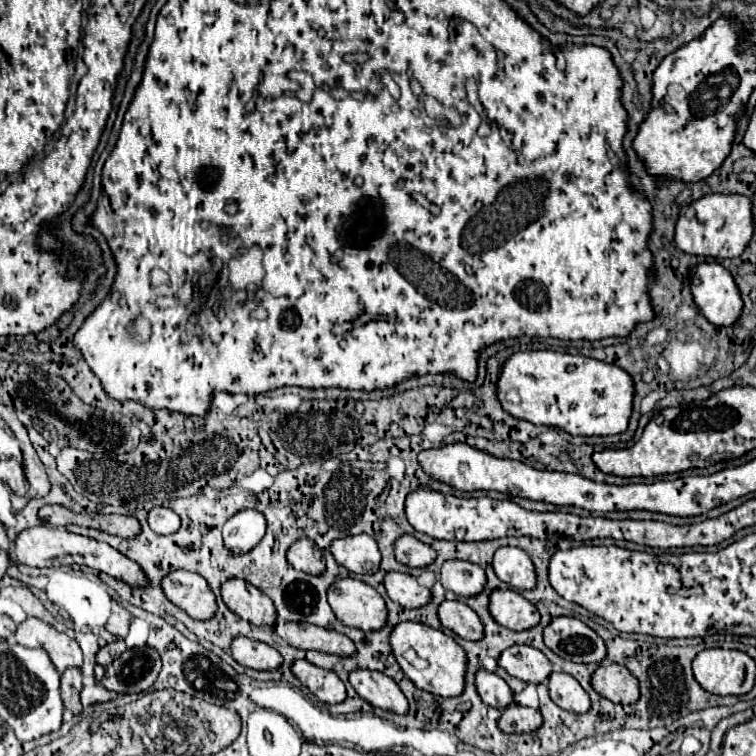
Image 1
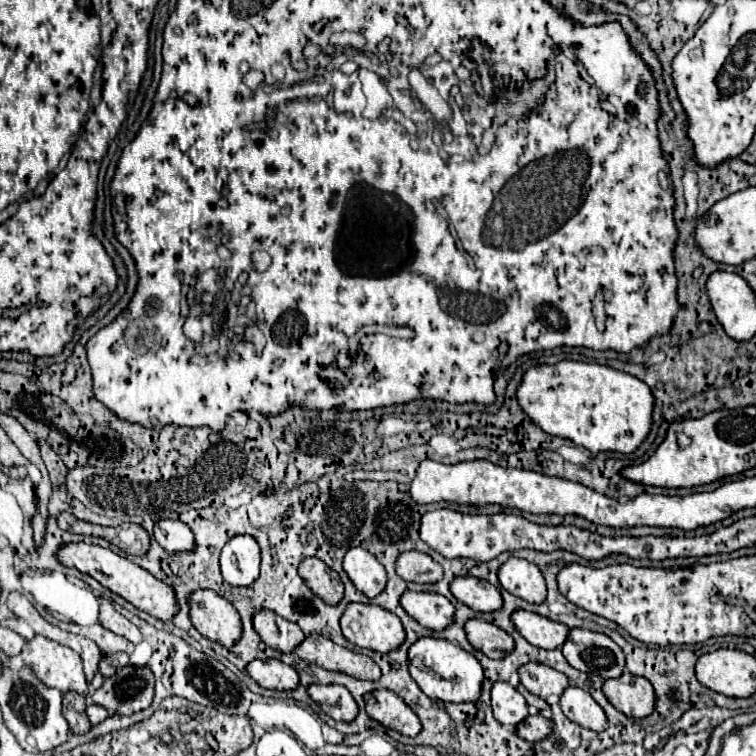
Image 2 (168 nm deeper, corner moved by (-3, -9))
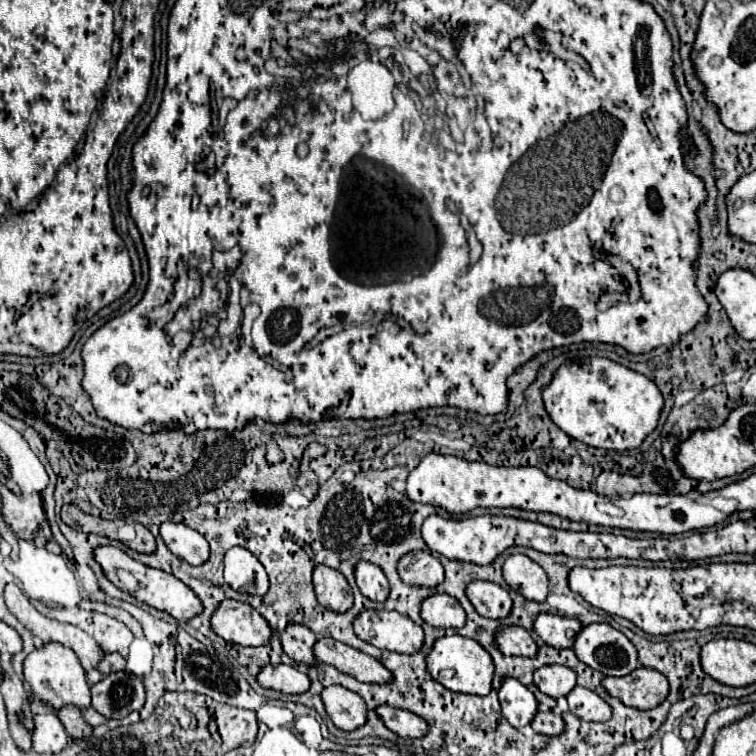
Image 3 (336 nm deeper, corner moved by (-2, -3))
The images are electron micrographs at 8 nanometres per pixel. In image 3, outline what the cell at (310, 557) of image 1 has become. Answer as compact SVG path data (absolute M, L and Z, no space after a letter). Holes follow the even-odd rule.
M317 566L317 570L313 572L313 586L321 606L333 612L347 612L353 606L351 586L339 570Z

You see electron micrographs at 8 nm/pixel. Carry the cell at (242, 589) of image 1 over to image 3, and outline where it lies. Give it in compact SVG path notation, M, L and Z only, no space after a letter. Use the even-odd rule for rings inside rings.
M287 626L281 634L283 650L289 658L293 658L297 664L315 666L317 658L313 654L313 646L317 642L317 636L307 626Z

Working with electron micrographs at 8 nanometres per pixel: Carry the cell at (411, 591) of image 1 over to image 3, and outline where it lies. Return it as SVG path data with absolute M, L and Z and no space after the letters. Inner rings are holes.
M449 594L429 596L421 604L421 618L435 628L461 628L465 626L463 606Z

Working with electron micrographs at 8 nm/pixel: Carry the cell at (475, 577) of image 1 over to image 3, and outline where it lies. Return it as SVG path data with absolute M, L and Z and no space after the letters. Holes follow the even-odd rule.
M471 582L469 584L469 600L475 606L475 610L485 618L507 618L511 614L513 602L507 590L503 590L499 584L493 582Z

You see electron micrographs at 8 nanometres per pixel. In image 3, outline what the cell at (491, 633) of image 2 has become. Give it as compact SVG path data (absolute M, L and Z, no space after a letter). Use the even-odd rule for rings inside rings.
M501 626L501 630L497 632L495 638L499 650L505 656L527 656L533 658L537 654L537 640L525 630L525 628L517 628L517 626Z

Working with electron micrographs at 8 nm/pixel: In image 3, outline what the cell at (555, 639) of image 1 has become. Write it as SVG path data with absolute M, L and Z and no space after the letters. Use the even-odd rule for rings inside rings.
M609 624L585 626L573 650L581 662L605 676L627 676L639 668L637 648L623 632Z

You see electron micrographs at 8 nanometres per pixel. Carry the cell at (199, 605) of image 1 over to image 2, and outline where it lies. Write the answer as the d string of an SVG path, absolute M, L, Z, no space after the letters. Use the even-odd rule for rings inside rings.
M196 590L188 596L190 620L194 628L204 636L222 646L232 646L242 628L240 616L234 606L218 596L214 590Z

